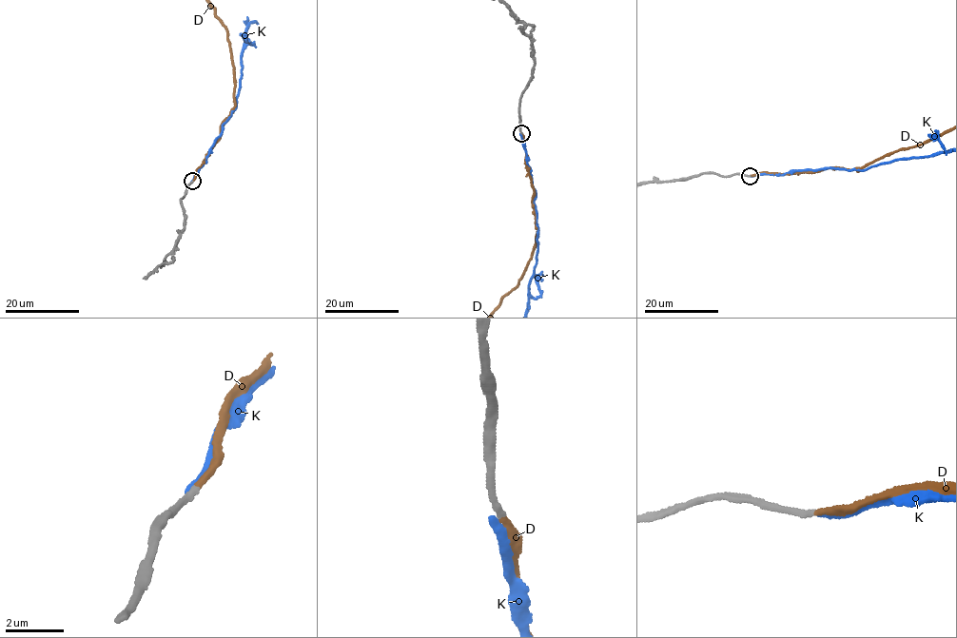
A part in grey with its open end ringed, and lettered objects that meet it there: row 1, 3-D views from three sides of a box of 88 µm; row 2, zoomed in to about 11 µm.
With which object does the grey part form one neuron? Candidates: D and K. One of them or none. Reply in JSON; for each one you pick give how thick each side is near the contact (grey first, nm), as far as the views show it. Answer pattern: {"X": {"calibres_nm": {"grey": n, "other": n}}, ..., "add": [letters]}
{"D": {"calibres_nm": {"grey": 200, "other": 240}}, "add": ["D"]}

